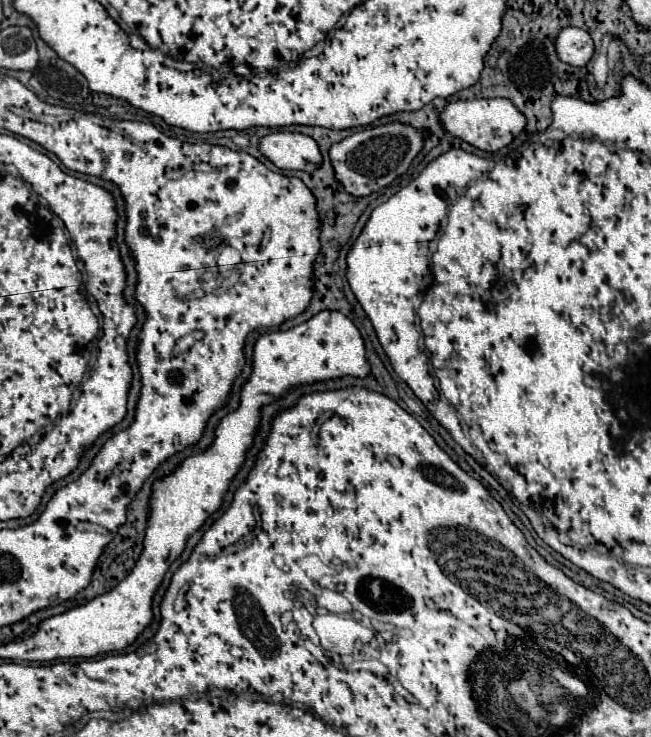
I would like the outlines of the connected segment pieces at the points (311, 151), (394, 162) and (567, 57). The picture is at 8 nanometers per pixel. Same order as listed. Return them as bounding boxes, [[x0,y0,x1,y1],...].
[[259,131,321,171],[329,123,427,197],[555,29,593,67]]

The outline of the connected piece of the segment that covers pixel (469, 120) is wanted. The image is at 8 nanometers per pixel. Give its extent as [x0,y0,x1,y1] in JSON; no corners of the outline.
[439,99,525,151]

